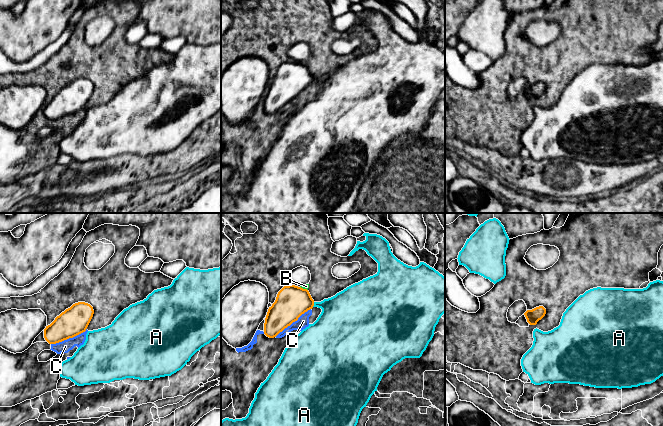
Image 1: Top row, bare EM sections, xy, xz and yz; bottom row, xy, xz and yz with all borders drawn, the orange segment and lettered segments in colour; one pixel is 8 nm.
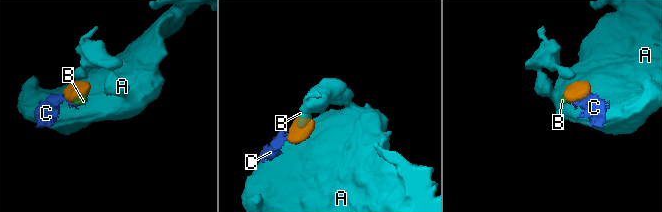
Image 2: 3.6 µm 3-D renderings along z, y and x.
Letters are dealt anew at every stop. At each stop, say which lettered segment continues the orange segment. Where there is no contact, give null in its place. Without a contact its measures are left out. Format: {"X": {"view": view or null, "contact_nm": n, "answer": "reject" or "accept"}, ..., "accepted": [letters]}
{"A": {"view": "xz", "contact_nm": 40, "answer": "accept"}, "B": {"view": "xz", "contact_nm": 70, "answer": "reject"}, "C": {"view": "xy", "contact_nm": 320, "answer": "reject"}, "accepted": ["A"]}

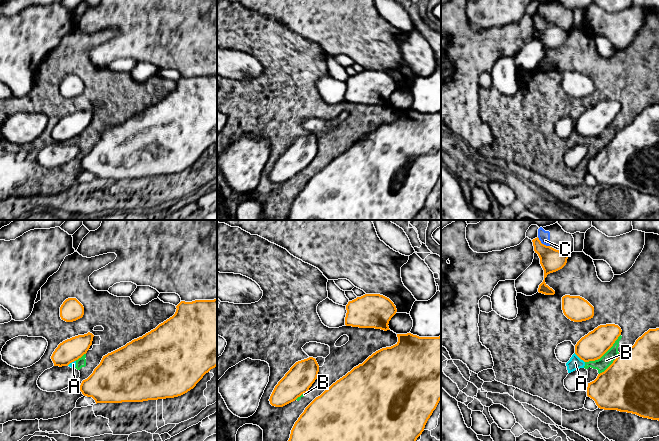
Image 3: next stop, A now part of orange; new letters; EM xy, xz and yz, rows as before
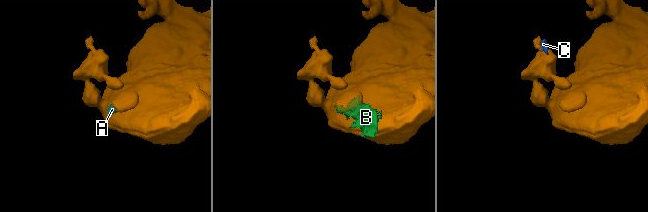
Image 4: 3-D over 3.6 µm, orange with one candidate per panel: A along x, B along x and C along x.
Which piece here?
{"A": {"view": "yz", "contact_nm": 120, "answer": "reject"}, "B": {"view": "yz", "contact_nm": 360, "answer": "reject"}, "C": {"view": "yz", "contact_nm": 130, "answer": "reject"}, "accepted": []}

